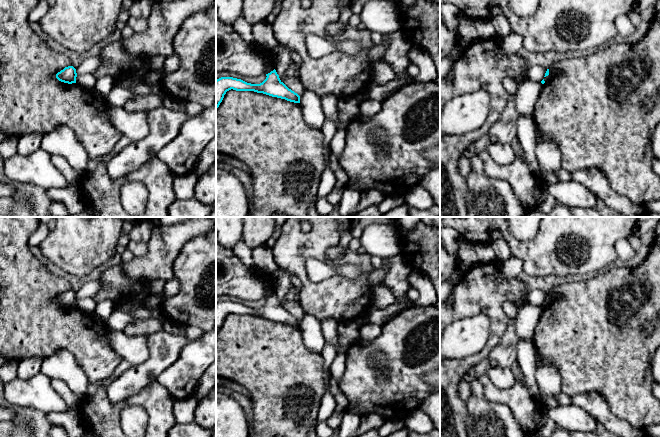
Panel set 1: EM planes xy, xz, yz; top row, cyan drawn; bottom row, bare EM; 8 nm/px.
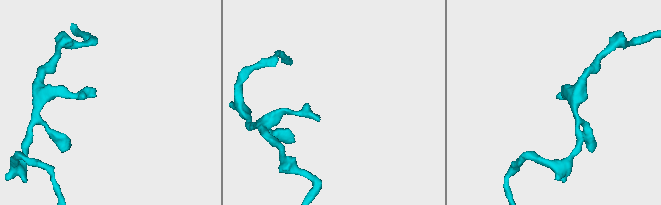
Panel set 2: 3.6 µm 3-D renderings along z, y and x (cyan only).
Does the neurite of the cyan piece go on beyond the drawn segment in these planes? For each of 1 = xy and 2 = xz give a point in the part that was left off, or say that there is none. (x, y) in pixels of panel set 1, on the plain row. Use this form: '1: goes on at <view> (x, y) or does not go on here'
1: does not go on here
2: does not go on here

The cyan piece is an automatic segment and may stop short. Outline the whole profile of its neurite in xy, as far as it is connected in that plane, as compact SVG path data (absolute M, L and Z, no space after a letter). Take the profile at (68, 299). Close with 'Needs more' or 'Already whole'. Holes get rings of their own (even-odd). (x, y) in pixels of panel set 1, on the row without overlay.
M73 290L65 291L63 294L56 298L56 302L64 307L72 308L76 307L76 293Z. Already whole

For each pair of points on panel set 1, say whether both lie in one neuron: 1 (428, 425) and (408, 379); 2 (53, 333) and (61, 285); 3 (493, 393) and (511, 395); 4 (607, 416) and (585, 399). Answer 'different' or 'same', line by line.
1: different
2: same
3: same
4: same

